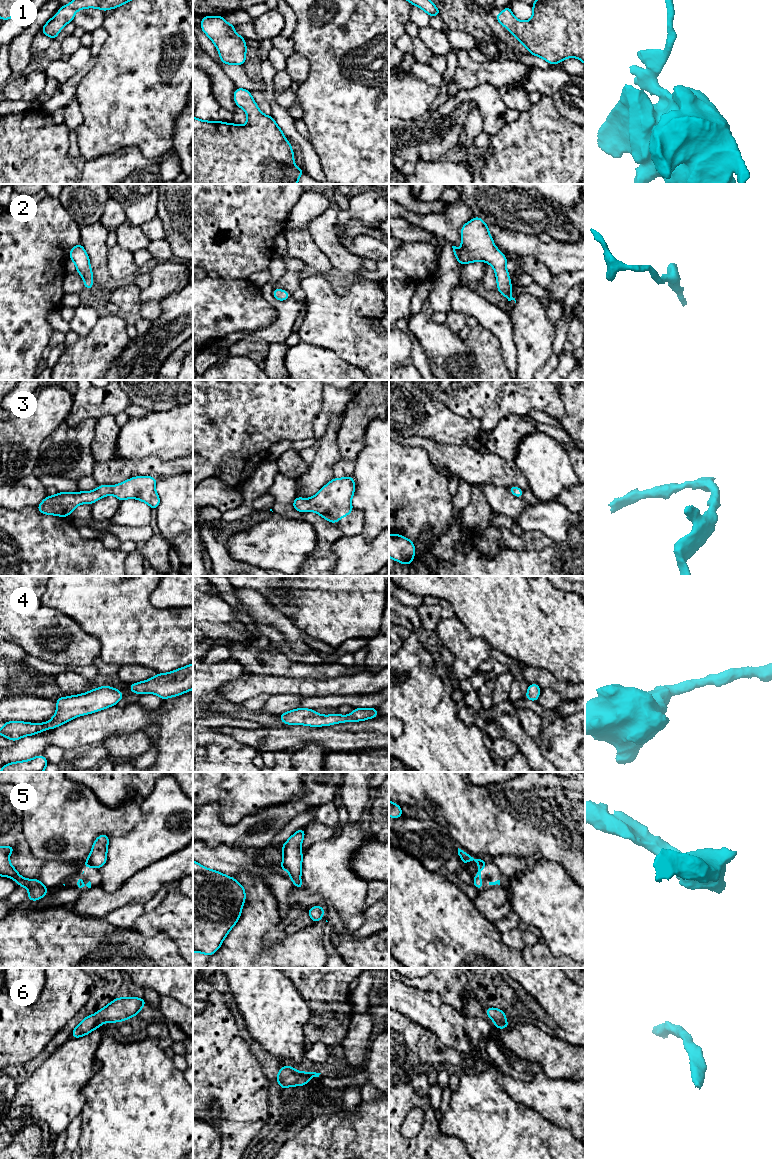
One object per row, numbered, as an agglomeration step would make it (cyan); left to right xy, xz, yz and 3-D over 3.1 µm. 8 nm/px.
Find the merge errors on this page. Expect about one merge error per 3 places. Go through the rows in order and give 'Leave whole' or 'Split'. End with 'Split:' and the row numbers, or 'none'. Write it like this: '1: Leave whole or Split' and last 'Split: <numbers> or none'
1: Leave whole
2: Leave whole
3: Leave whole
4: Leave whole
5: Split
6: Leave whole
Split: 5

